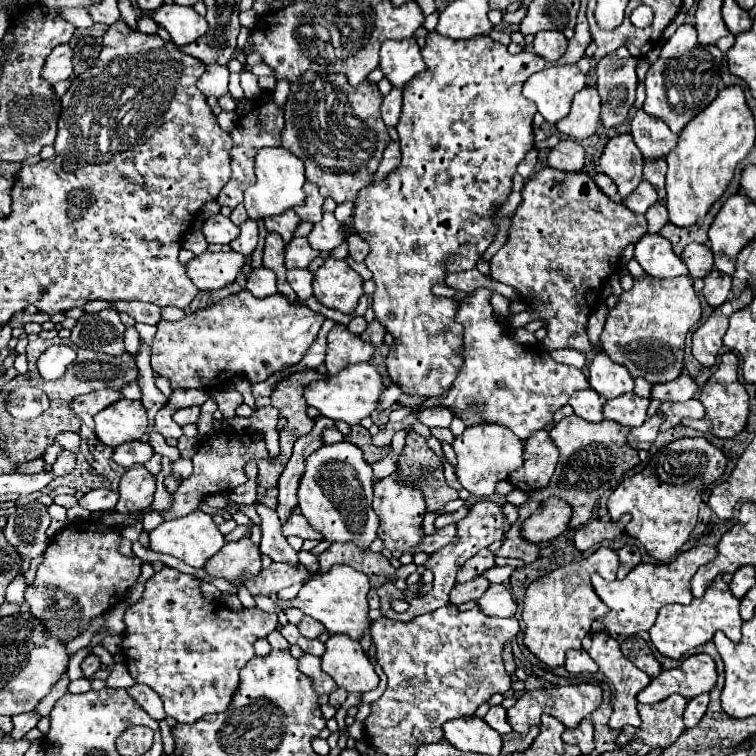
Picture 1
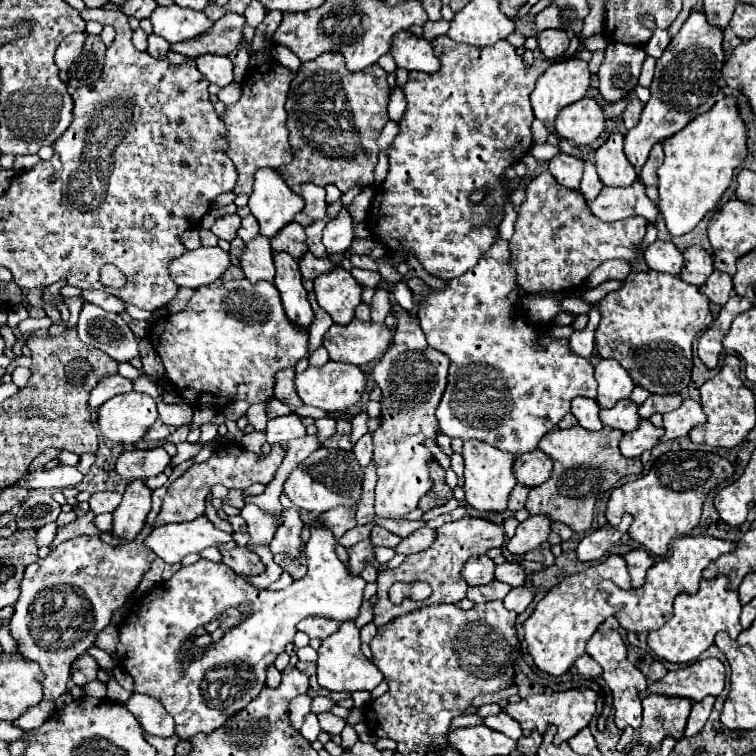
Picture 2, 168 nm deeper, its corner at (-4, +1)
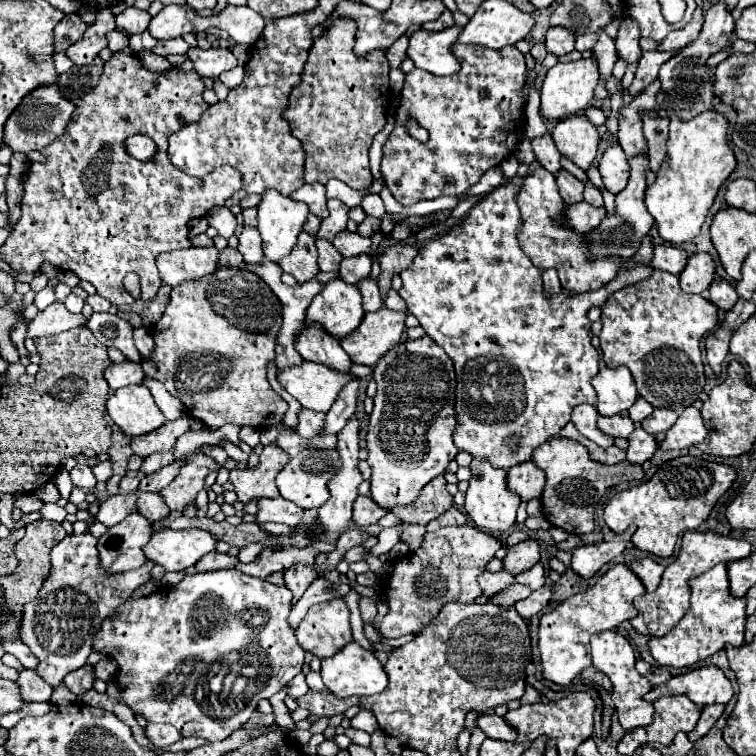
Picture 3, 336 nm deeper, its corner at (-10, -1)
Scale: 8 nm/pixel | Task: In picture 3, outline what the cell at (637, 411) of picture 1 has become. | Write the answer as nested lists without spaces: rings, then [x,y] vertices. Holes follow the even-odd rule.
[[[622,412],[622,414],[616,414],[616,416],[600,416],[598,426],[600,426],[600,430],[604,430],[606,434],[610,434],[614,438],[618,438],[618,436],[626,438],[634,430],[634,422],[630,420],[628,412]]]

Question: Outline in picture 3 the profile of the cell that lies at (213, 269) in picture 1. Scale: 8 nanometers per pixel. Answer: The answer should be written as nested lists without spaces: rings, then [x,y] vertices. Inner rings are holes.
[[[188,248],[164,252],[156,258],[162,282],[168,286],[180,286],[188,280],[200,280],[202,276],[214,274],[218,270],[218,248]]]

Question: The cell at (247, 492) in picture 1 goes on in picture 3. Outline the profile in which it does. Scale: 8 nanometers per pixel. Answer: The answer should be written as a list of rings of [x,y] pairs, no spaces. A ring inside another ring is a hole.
[[[260,498],[256,524],[262,526],[266,522],[282,522],[288,526],[298,526],[302,514],[304,514],[302,508],[298,508],[294,502],[288,502],[284,498]]]

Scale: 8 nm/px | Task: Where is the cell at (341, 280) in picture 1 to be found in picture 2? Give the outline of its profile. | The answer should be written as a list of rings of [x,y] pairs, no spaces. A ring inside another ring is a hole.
[[[340,266],[314,280],[314,292],[318,306],[330,314],[334,324],[346,326],[354,318],[356,306],[362,302],[362,286],[352,274]]]

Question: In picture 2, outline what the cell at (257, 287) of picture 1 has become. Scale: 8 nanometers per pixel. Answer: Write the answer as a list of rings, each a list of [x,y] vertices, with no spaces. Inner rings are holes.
[[[256,236],[256,240],[250,240],[250,244],[246,244],[244,254],[240,256],[240,266],[250,282],[258,280],[274,282],[276,268],[274,268],[270,240],[266,236]]]

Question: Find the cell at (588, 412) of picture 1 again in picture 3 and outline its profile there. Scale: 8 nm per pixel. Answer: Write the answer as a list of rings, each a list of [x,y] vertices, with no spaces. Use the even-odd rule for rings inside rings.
[[[580,404],[572,410],[572,422],[576,424],[578,432],[582,436],[586,436],[588,440],[592,440],[594,444],[602,446],[602,448],[608,448],[614,444],[614,438],[604,434],[598,426],[596,426],[596,420],[598,420],[598,410],[592,406],[592,404]]]

